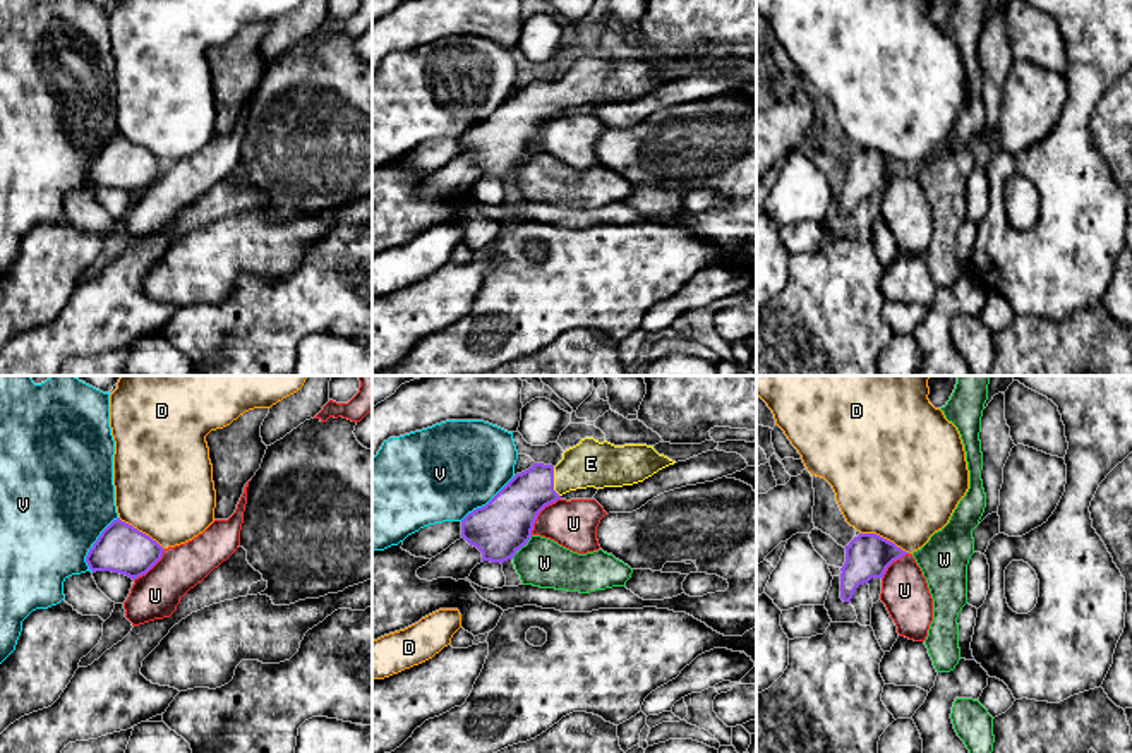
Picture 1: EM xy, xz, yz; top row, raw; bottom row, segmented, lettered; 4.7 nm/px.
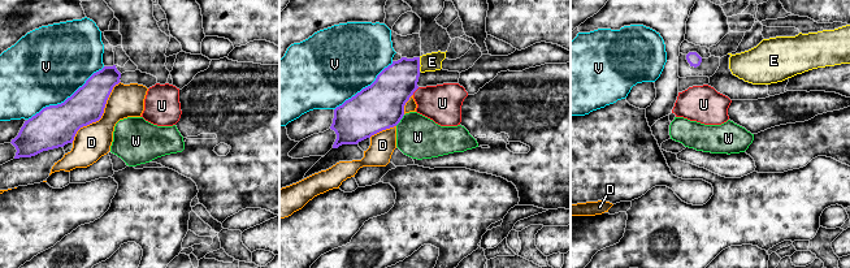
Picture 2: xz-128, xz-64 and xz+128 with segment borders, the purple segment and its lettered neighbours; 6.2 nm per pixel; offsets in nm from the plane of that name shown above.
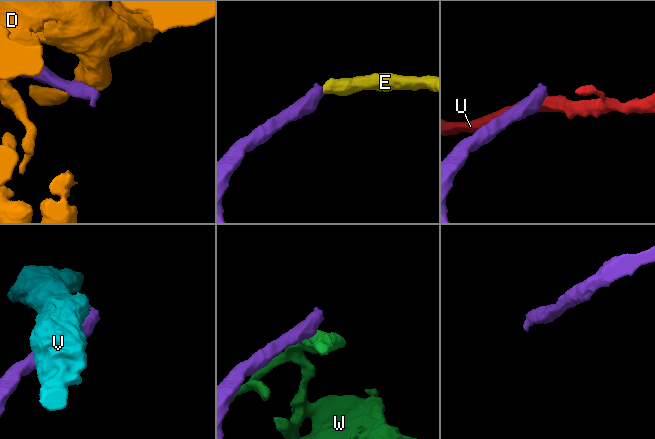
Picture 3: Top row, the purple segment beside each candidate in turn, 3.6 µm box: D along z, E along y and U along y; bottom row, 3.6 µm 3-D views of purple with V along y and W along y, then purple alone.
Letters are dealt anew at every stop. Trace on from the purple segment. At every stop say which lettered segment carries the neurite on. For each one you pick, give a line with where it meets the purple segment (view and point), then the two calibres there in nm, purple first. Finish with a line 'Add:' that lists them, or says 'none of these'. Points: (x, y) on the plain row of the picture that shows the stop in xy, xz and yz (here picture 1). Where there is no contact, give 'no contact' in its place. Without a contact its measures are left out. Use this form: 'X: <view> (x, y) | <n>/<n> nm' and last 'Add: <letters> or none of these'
E: xz (553, 98) | 220/220 nm
Add: E

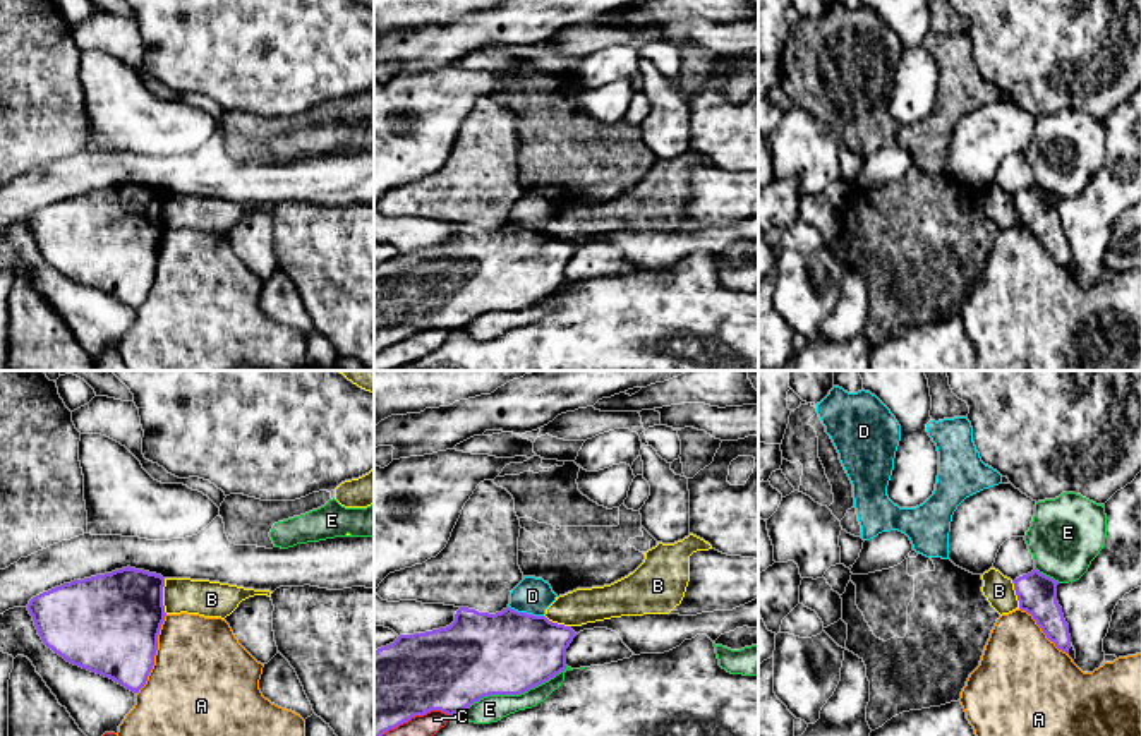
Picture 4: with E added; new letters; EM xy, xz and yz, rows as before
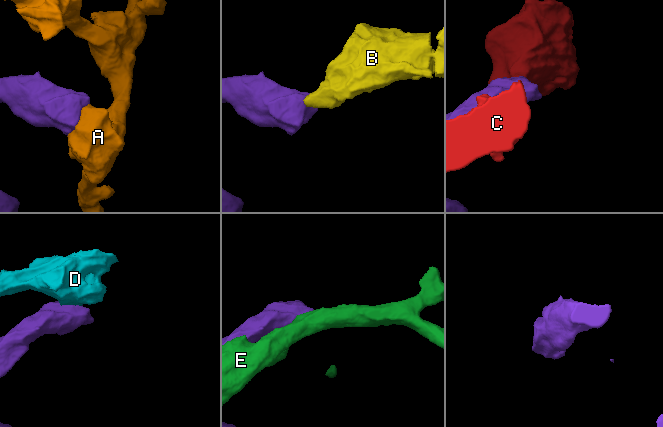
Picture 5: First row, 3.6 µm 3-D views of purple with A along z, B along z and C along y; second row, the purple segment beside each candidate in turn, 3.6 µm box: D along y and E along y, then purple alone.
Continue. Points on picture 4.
Add: none of these

